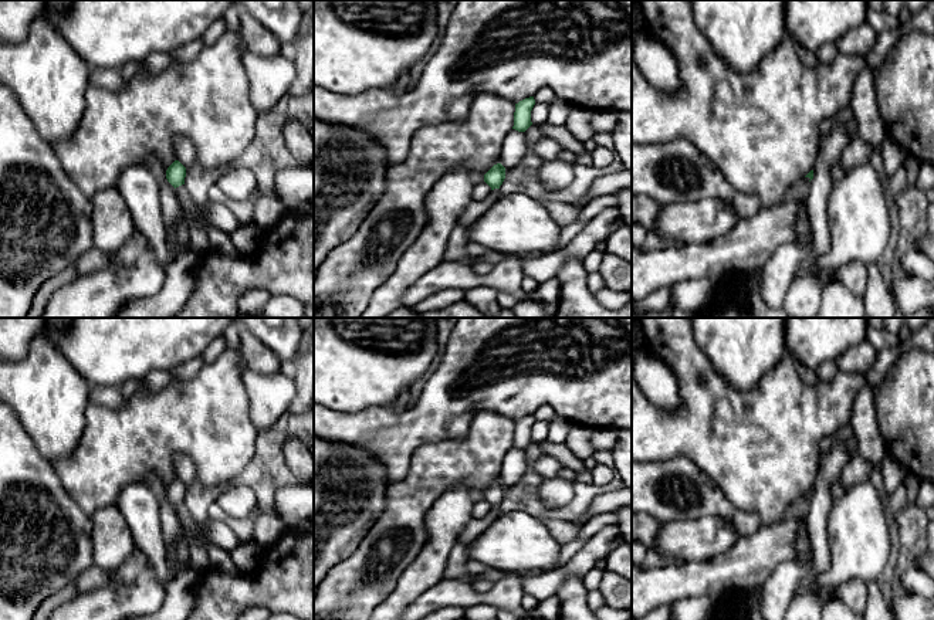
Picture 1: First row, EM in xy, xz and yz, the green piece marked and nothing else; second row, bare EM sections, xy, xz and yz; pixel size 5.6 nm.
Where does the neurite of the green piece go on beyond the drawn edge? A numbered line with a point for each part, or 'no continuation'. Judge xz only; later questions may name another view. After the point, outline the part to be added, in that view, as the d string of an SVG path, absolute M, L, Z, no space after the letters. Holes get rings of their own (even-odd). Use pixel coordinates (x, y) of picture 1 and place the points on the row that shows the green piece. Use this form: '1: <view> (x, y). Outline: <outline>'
no continuation

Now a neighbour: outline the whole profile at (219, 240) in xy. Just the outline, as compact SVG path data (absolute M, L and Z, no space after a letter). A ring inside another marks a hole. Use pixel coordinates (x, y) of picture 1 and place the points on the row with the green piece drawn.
M209 228L210 250L223 253L226 257L247 258L251 254L240 253L231 243L227 233L219 228Z

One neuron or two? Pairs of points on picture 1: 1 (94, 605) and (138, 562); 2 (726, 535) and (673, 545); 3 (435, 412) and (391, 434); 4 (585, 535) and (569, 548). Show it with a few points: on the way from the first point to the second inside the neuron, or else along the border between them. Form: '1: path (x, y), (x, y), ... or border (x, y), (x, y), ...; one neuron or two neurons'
1: path (107, 599), (131, 575); one neuron
2: path (713, 537), (686, 541); one neuron
3: path (423, 423), (402, 433); one neuron
4: path (581, 539), (574, 546); one neuron

